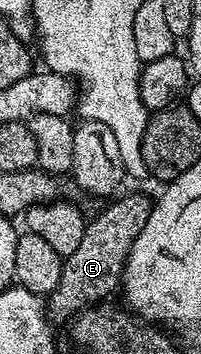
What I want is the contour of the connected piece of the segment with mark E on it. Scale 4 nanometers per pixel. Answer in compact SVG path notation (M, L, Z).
M128 194L110 203L93 222L91 219L85 225L82 244L64 259L62 280L58 280L58 288L46 298L46 313L53 323L67 323L84 307L111 299L115 290L117 293L128 253L138 232L142 232L142 224L146 224L150 216L152 204L153 199L144 194Z

